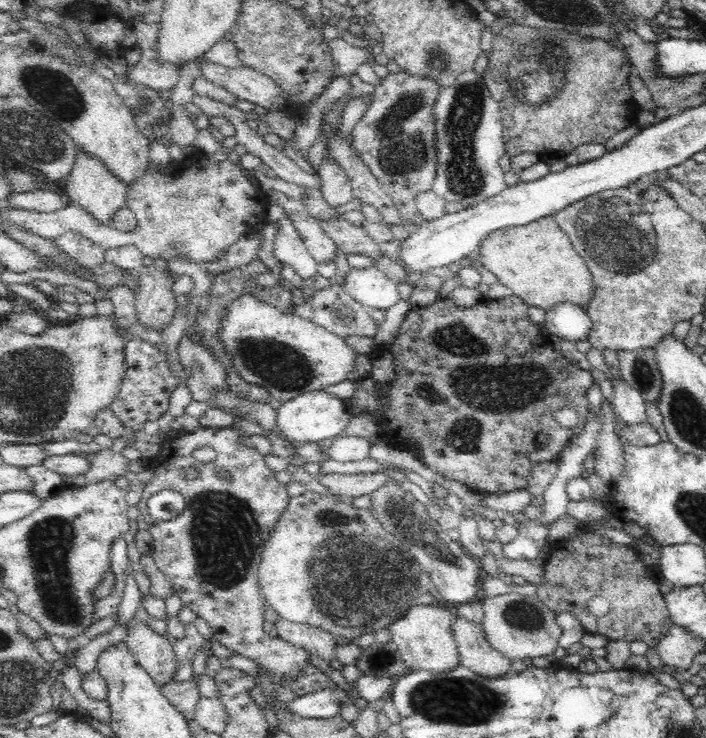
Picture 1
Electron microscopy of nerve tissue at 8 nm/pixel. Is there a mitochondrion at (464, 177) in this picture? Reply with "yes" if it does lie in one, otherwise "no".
yes

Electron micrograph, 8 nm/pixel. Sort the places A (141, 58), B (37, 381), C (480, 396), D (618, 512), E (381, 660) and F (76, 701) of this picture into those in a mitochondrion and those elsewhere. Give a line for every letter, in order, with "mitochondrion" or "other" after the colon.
A: other
B: mitochondrion
C: mitochondrion
D: other
E: mitochondrion
F: other

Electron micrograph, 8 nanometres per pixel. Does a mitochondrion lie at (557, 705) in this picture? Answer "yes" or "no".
no

